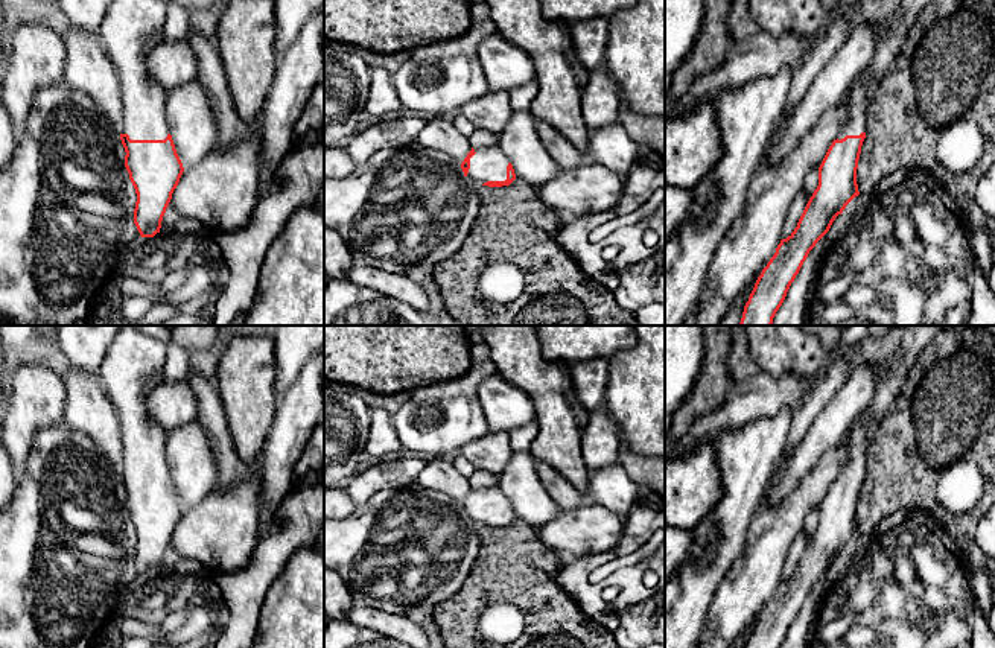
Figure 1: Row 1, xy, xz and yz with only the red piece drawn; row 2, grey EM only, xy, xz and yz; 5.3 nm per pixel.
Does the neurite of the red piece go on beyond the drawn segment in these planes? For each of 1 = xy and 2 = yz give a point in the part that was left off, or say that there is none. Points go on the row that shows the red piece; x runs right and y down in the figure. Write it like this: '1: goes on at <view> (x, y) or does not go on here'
1: goes on at xy (130, 31)
2: goes on at yz (860, 93)

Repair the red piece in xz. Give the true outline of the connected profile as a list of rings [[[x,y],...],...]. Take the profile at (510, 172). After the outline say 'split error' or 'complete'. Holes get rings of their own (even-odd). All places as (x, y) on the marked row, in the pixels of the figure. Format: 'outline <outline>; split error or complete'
outline [[[498,145],[472,148],[461,169],[469,186],[502,187],[516,179],[513,164]]]; split error

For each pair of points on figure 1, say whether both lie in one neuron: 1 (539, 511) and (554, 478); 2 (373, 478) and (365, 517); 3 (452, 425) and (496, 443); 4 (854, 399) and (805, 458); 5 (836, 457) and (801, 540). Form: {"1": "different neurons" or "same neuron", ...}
{"1": "different neurons", "2": "different neurons", "3": "different neurons", "4": "same neuron", "5": "different neurons"}

